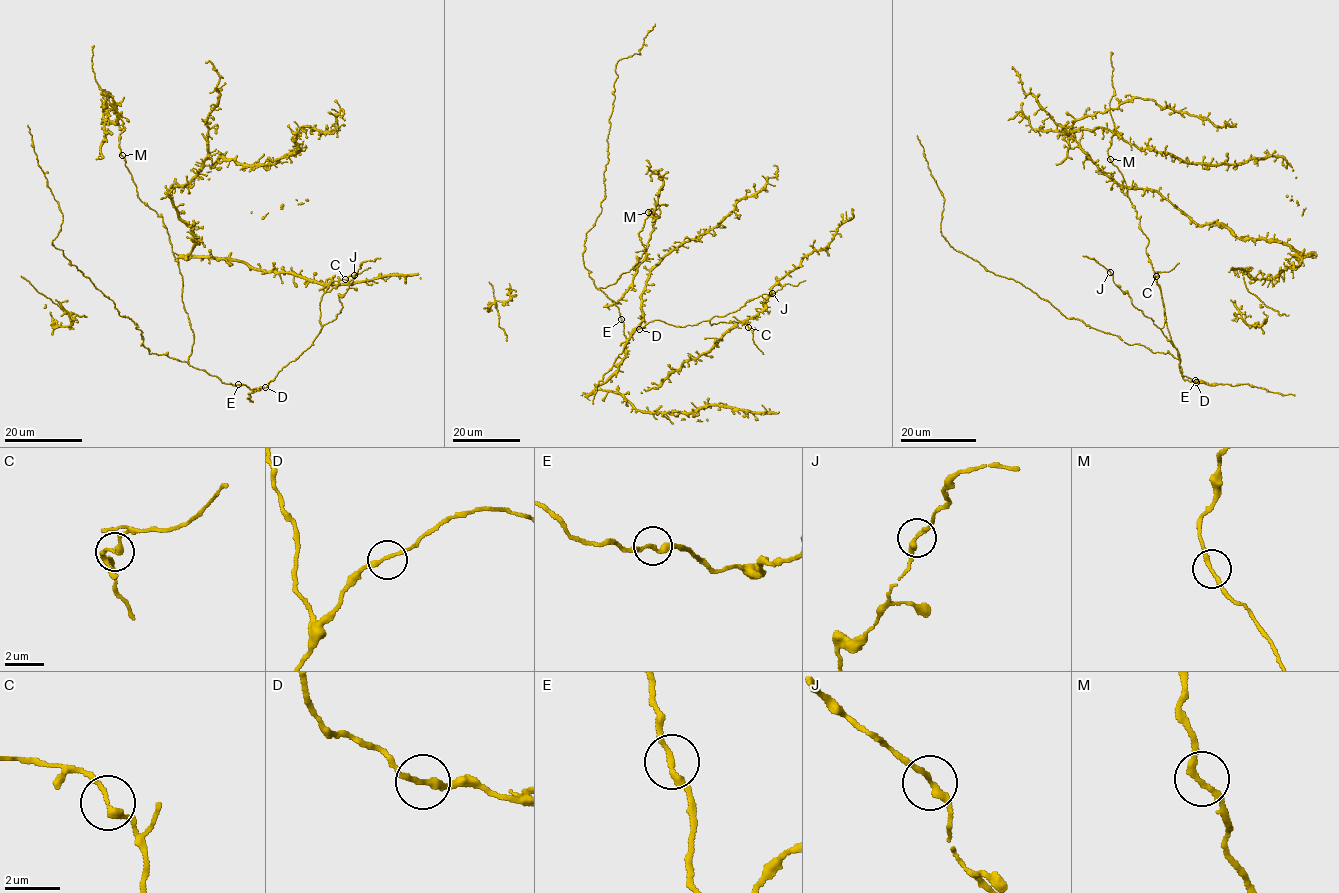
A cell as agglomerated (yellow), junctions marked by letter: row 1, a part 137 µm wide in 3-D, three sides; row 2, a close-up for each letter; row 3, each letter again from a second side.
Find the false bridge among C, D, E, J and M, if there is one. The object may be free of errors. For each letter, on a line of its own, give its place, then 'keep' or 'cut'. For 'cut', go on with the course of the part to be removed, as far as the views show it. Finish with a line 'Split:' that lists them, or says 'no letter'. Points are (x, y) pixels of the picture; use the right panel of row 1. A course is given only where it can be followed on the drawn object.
C: (1156, 276) | keep
D: (1196, 382) | keep
E: (1195, 380) | keep
J: (1110, 272) | keep
M: (1110, 159) | keep
Split: no letter

